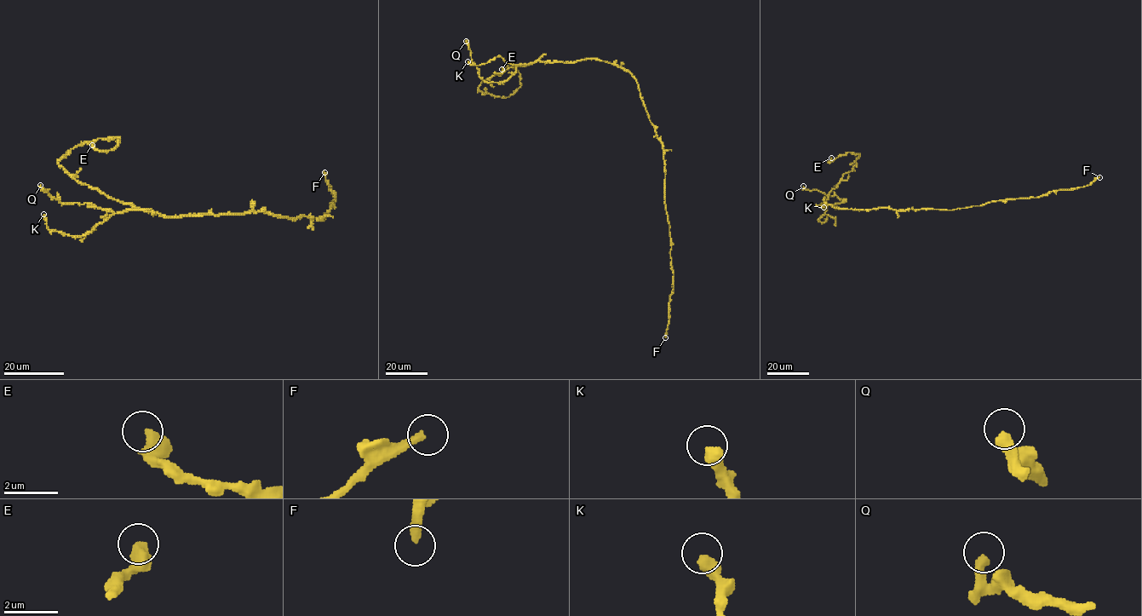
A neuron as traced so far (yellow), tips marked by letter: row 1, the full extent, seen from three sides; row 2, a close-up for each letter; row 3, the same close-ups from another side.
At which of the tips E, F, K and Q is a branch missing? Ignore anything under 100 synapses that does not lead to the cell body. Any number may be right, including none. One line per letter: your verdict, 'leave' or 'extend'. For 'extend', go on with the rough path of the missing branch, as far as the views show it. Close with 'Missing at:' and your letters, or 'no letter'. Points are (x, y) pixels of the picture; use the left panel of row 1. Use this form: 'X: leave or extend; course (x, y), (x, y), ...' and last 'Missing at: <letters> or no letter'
E: leave
F: extend; course (324, 172), (316, 88), (293, 57), (279, 14), (298, 20)
K: leave
Q: leave
Missing at: F

